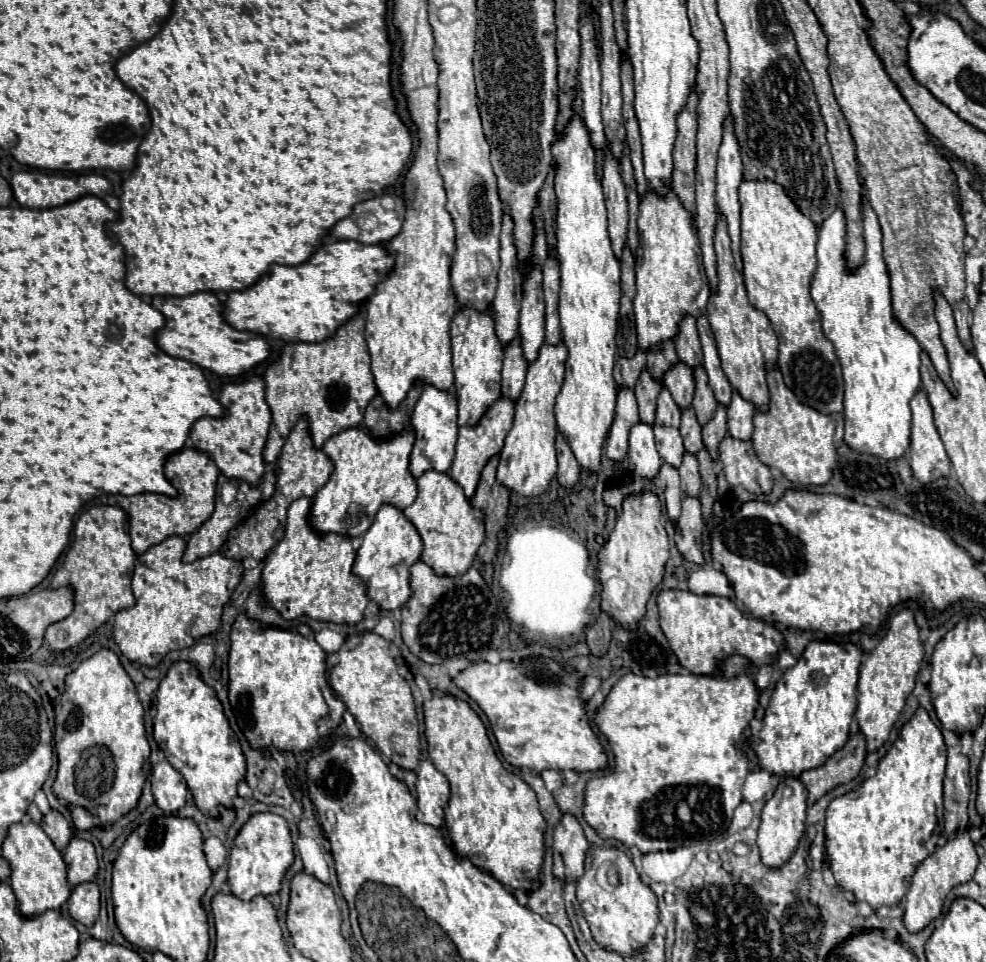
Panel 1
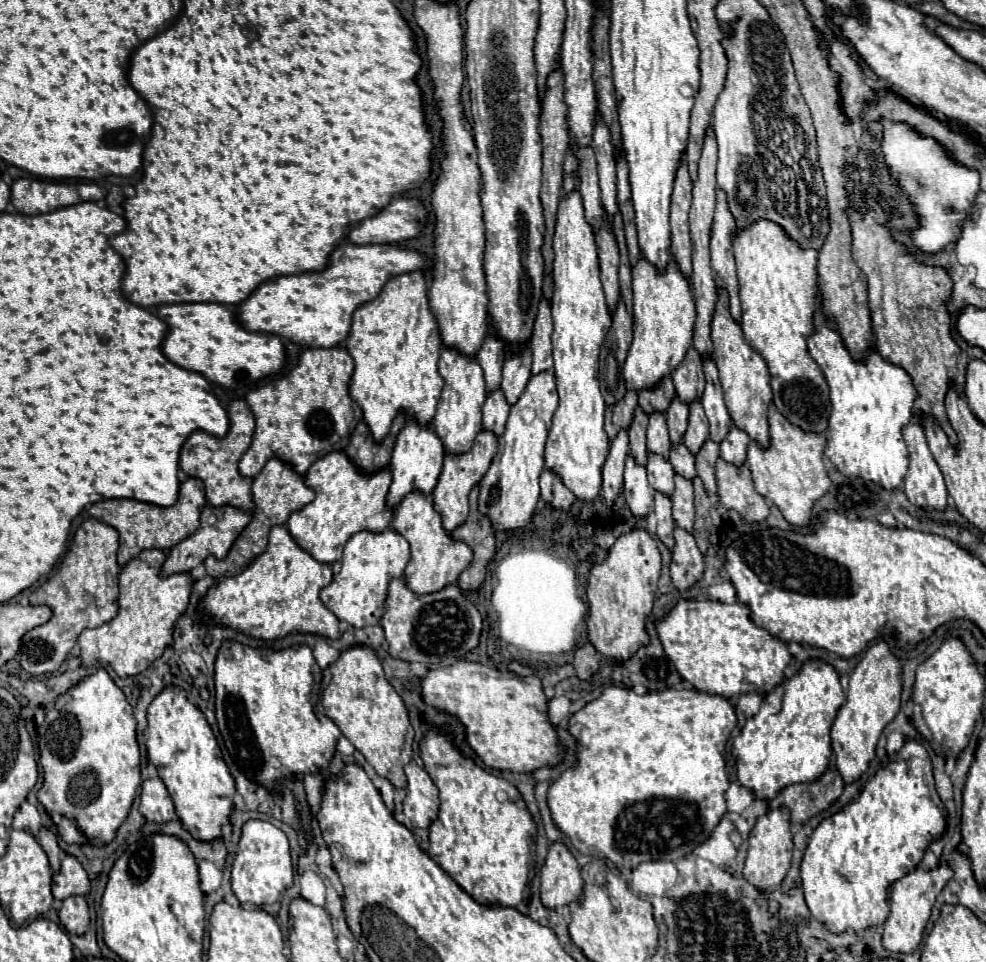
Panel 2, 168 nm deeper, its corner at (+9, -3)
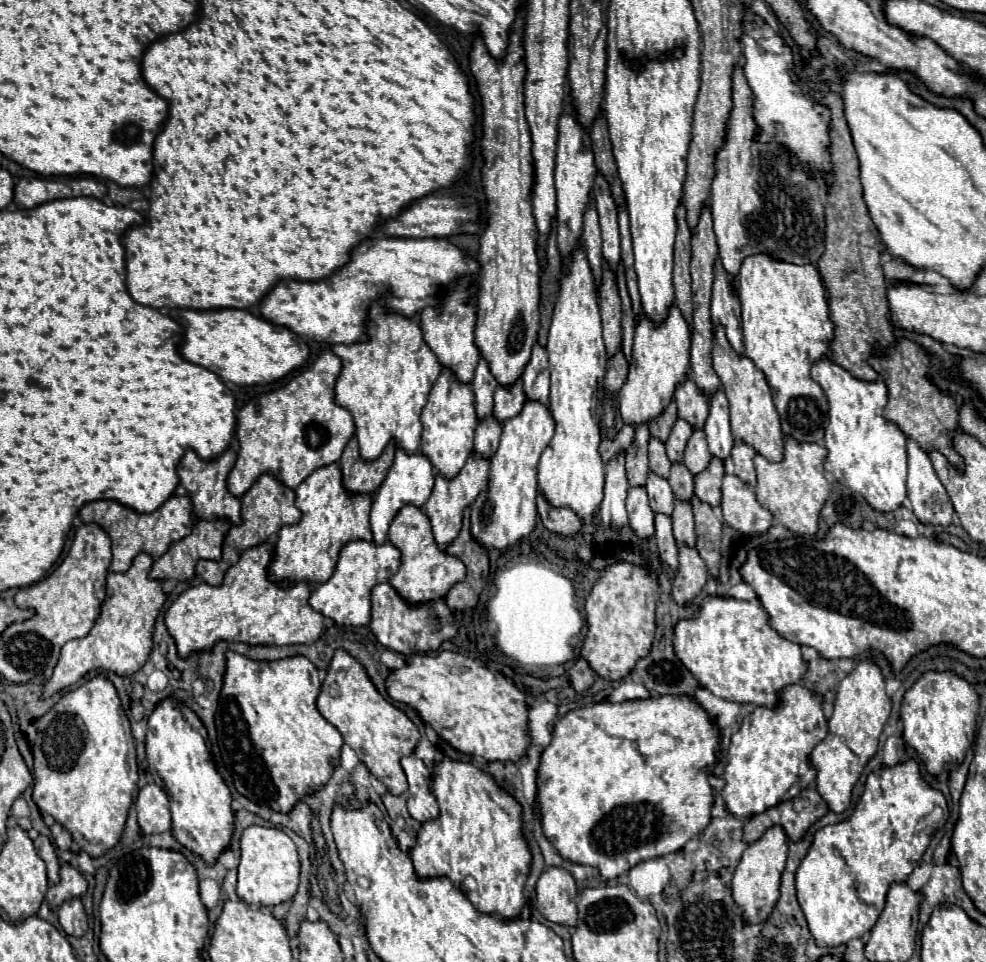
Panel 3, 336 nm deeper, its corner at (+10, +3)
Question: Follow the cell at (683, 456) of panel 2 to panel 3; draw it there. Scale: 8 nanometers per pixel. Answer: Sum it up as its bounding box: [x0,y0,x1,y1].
[668,462,694,500]

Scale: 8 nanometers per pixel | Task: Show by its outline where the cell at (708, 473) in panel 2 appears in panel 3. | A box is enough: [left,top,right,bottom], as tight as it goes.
[694,456,724,506]

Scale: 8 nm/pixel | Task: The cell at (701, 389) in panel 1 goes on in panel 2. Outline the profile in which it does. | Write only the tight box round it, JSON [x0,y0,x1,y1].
[685,402,709,454]

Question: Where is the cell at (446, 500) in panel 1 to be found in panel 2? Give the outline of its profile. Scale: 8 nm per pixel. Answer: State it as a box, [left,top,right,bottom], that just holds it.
[391,492,473,594]

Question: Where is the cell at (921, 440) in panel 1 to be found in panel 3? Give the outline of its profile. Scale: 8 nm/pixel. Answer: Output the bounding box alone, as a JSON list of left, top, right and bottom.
[908,440,954,526]

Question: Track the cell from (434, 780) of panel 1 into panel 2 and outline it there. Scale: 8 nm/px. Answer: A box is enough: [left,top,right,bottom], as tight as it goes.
[403,762,439,828]

